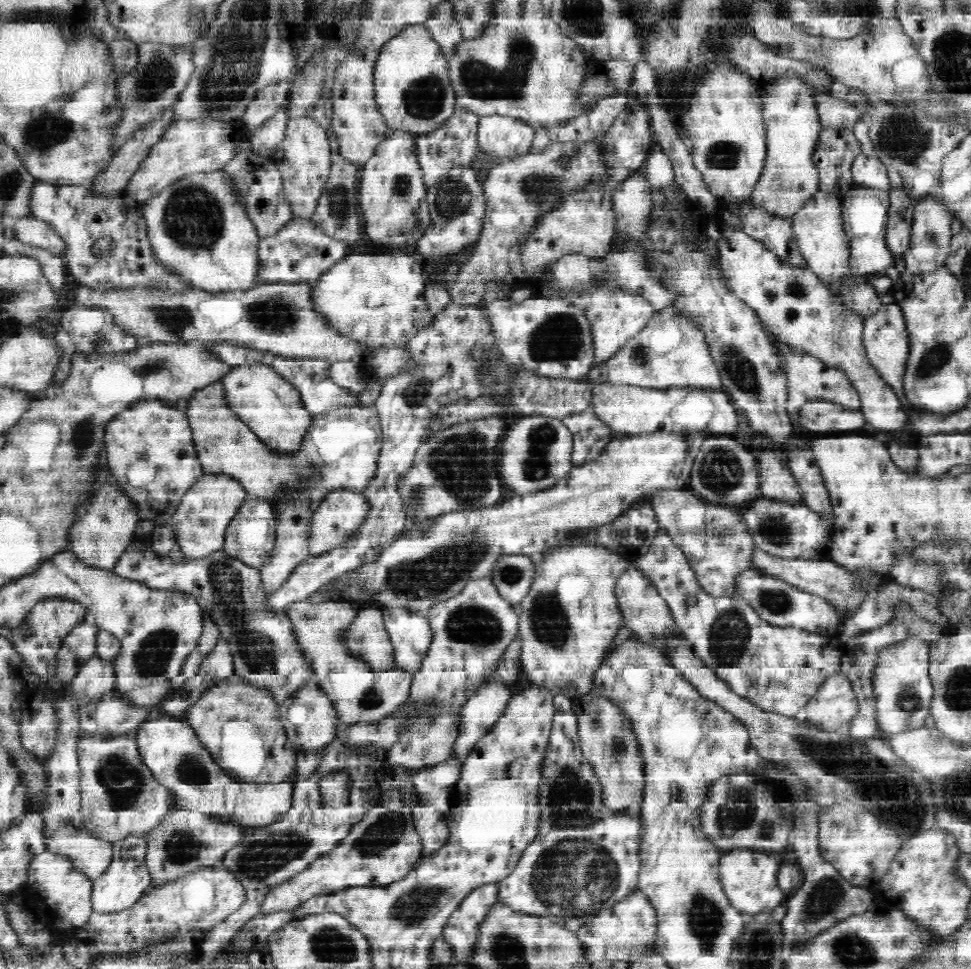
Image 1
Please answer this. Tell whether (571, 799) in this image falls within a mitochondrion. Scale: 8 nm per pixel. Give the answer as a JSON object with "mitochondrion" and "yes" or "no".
{"mitochondrion":"yes"}

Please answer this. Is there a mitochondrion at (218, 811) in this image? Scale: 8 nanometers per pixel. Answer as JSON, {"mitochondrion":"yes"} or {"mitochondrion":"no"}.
{"mitochondrion":"no"}

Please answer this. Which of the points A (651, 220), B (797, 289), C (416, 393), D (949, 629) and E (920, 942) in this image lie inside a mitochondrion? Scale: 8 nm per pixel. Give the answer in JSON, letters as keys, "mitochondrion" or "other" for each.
{"A":"other","B":"mitochondrion","C":"mitochondrion","D":"other","E":"other"}

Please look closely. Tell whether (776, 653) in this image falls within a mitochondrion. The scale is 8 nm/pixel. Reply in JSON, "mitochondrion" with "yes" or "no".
{"mitochondrion":"no"}

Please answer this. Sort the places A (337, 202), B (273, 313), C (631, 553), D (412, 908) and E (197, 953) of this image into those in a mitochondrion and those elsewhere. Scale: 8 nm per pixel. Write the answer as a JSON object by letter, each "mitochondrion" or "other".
{"A":"mitochondrion","B":"mitochondrion","C":"other","D":"mitochondrion","E":"other"}

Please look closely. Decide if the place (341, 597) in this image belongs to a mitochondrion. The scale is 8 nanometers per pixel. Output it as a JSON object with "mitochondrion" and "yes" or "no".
{"mitochondrion":"no"}

